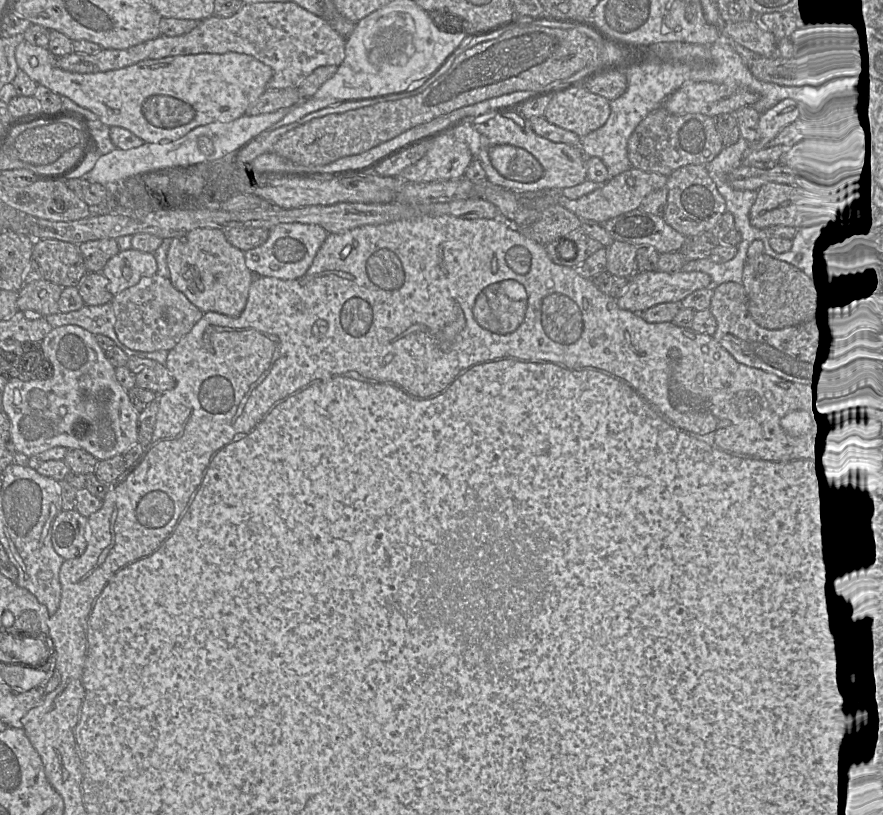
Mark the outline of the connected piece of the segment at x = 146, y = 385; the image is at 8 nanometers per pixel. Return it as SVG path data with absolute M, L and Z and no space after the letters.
M130 356L126 367L135 378L136 386L157 394L171 390L176 385L174 376L156 360Z

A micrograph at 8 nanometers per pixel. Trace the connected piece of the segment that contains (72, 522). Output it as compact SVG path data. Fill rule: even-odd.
M76 509L62 510L53 521L51 540L55 552L65 560L82 555L88 543L88 518Z

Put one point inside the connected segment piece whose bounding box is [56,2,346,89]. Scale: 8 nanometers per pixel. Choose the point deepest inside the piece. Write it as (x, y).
(293, 42)

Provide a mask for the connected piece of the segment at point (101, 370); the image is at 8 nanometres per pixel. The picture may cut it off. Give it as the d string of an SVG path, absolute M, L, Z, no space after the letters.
M78 325L53 328L41 341L45 358L53 365L53 374L45 380L23 382L17 379L5 385L2 400L4 411L11 422L11 439L16 452L28 457L51 448L83 449L99 461L123 455L138 443L139 413L132 405L128 391L115 376L115 367L105 356L95 335Z

